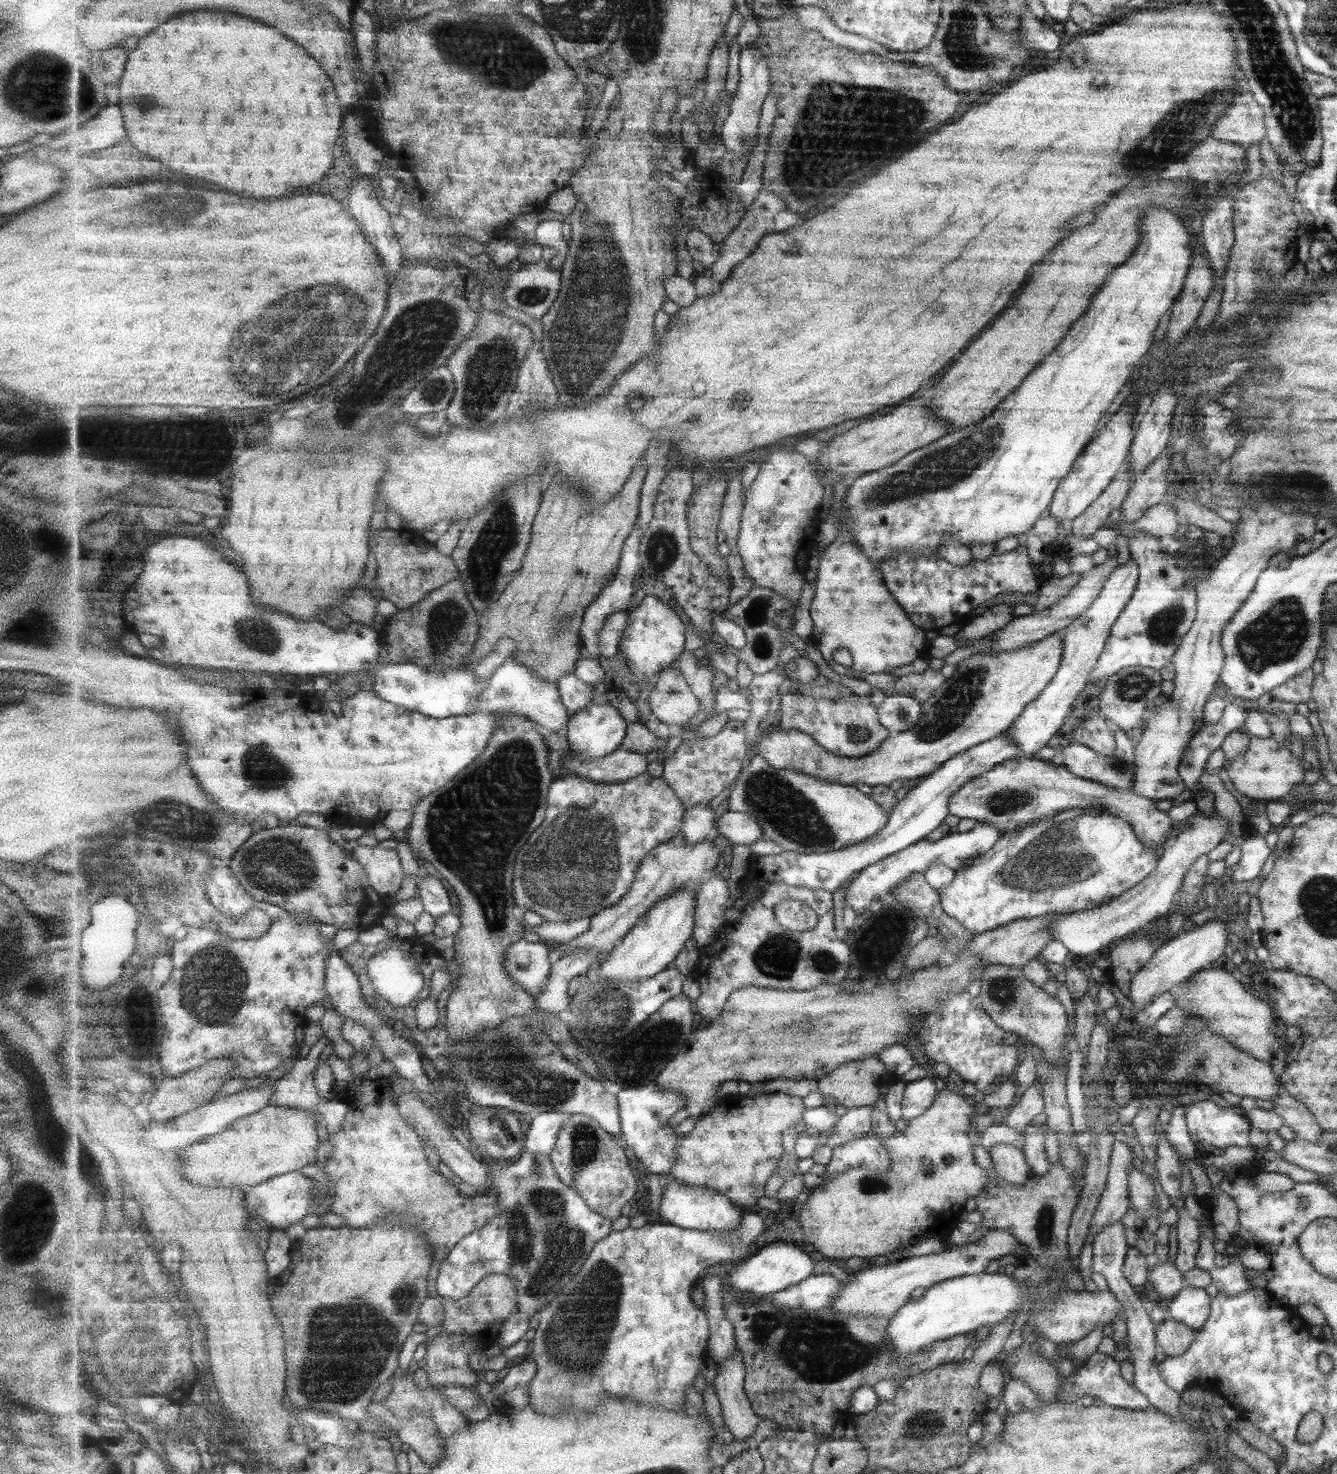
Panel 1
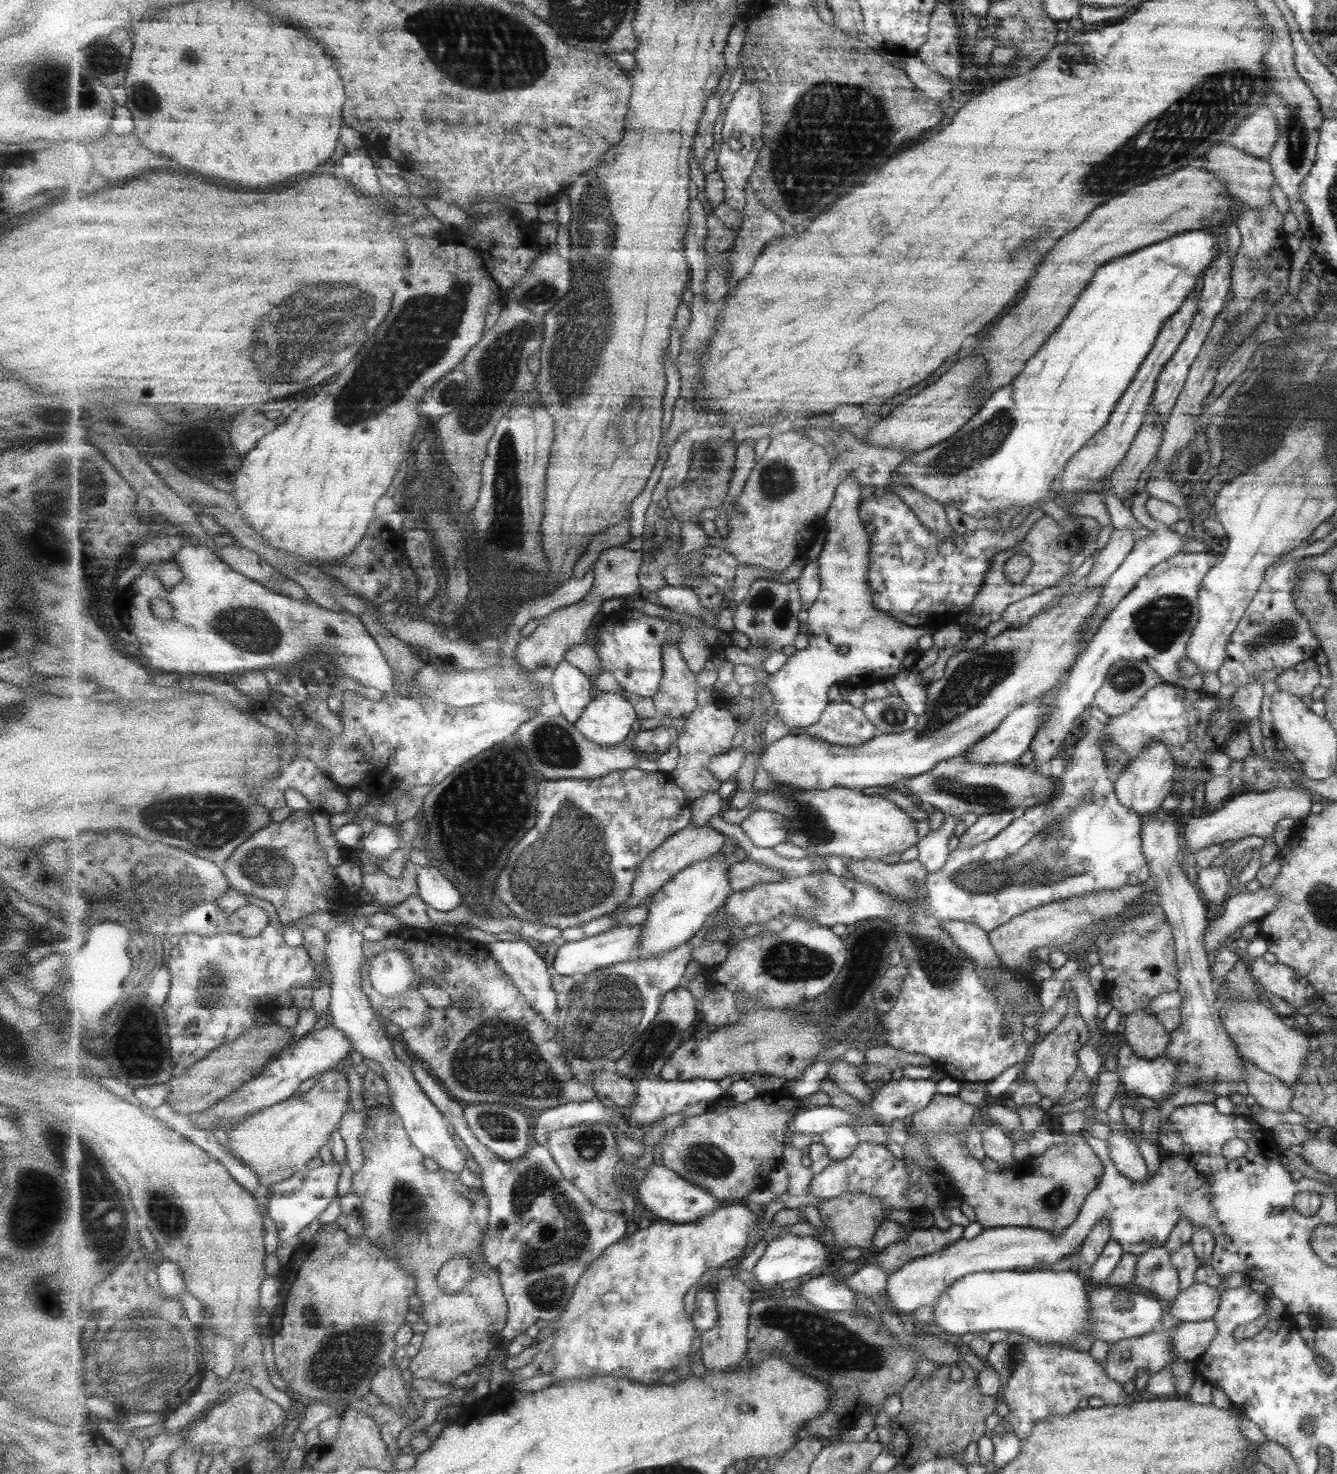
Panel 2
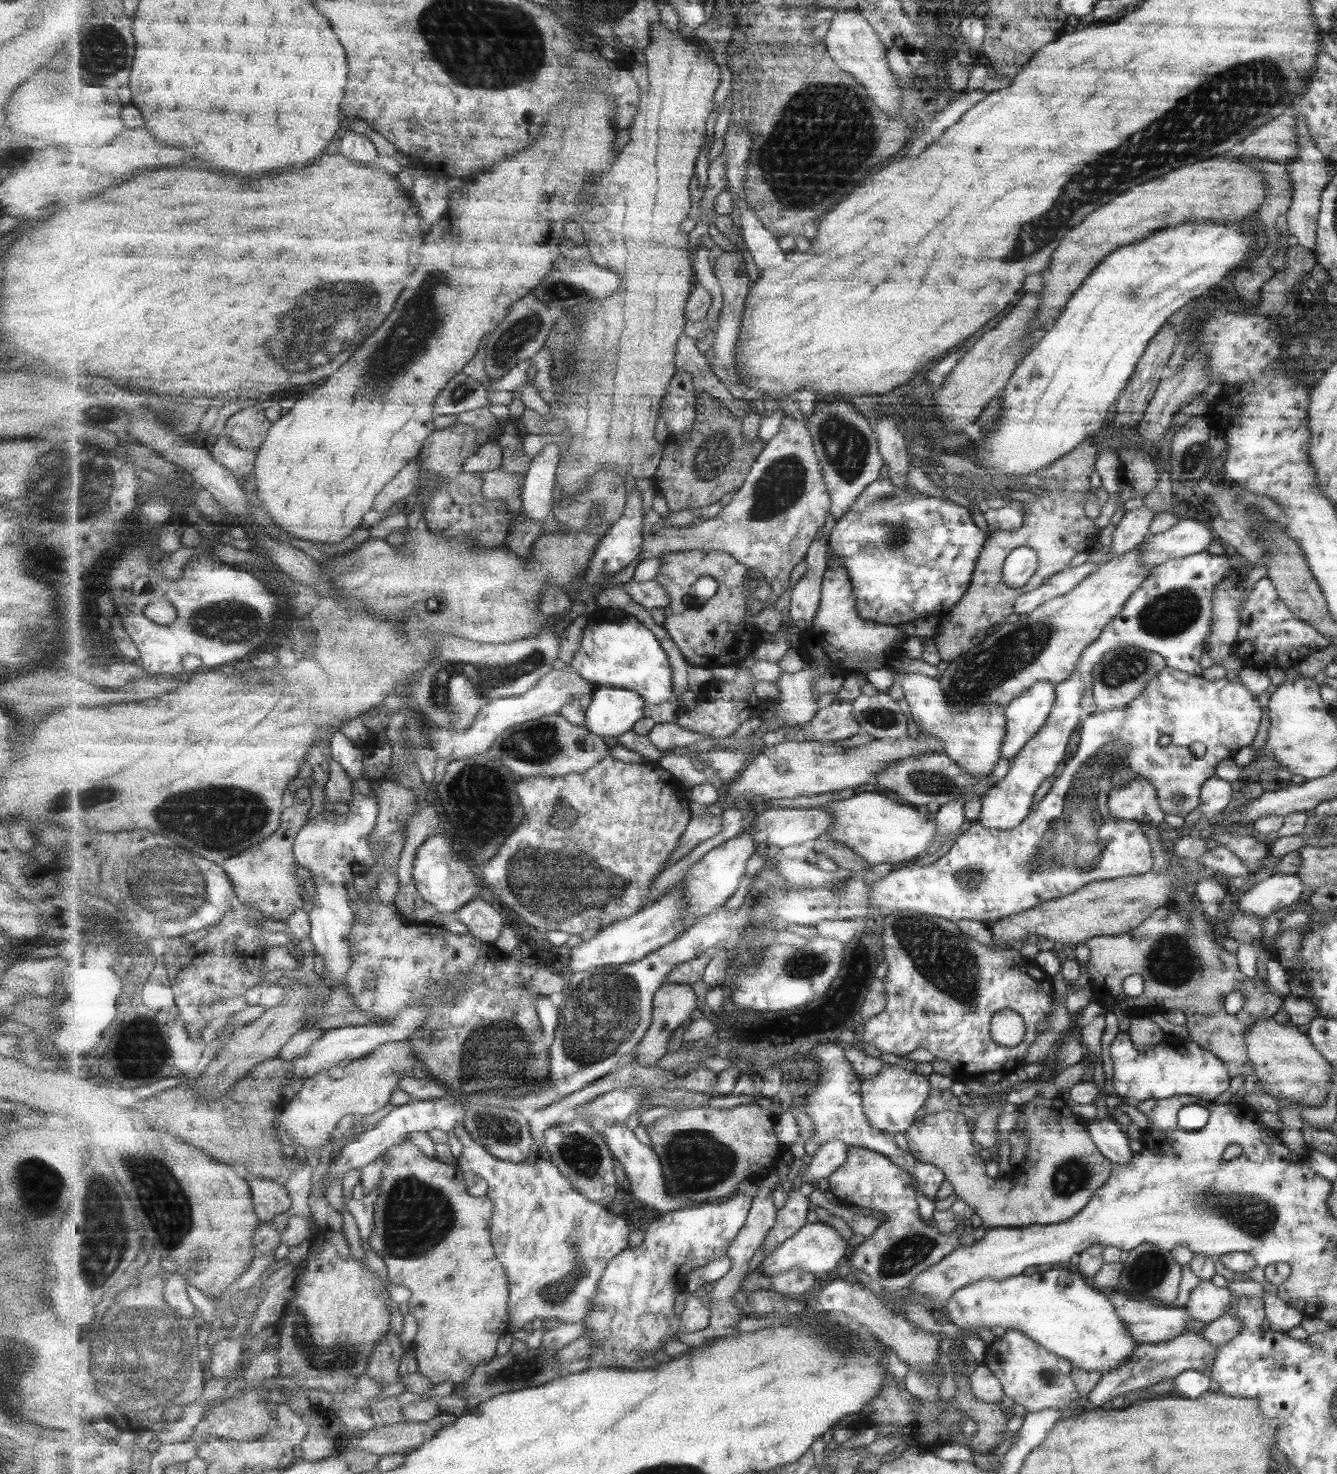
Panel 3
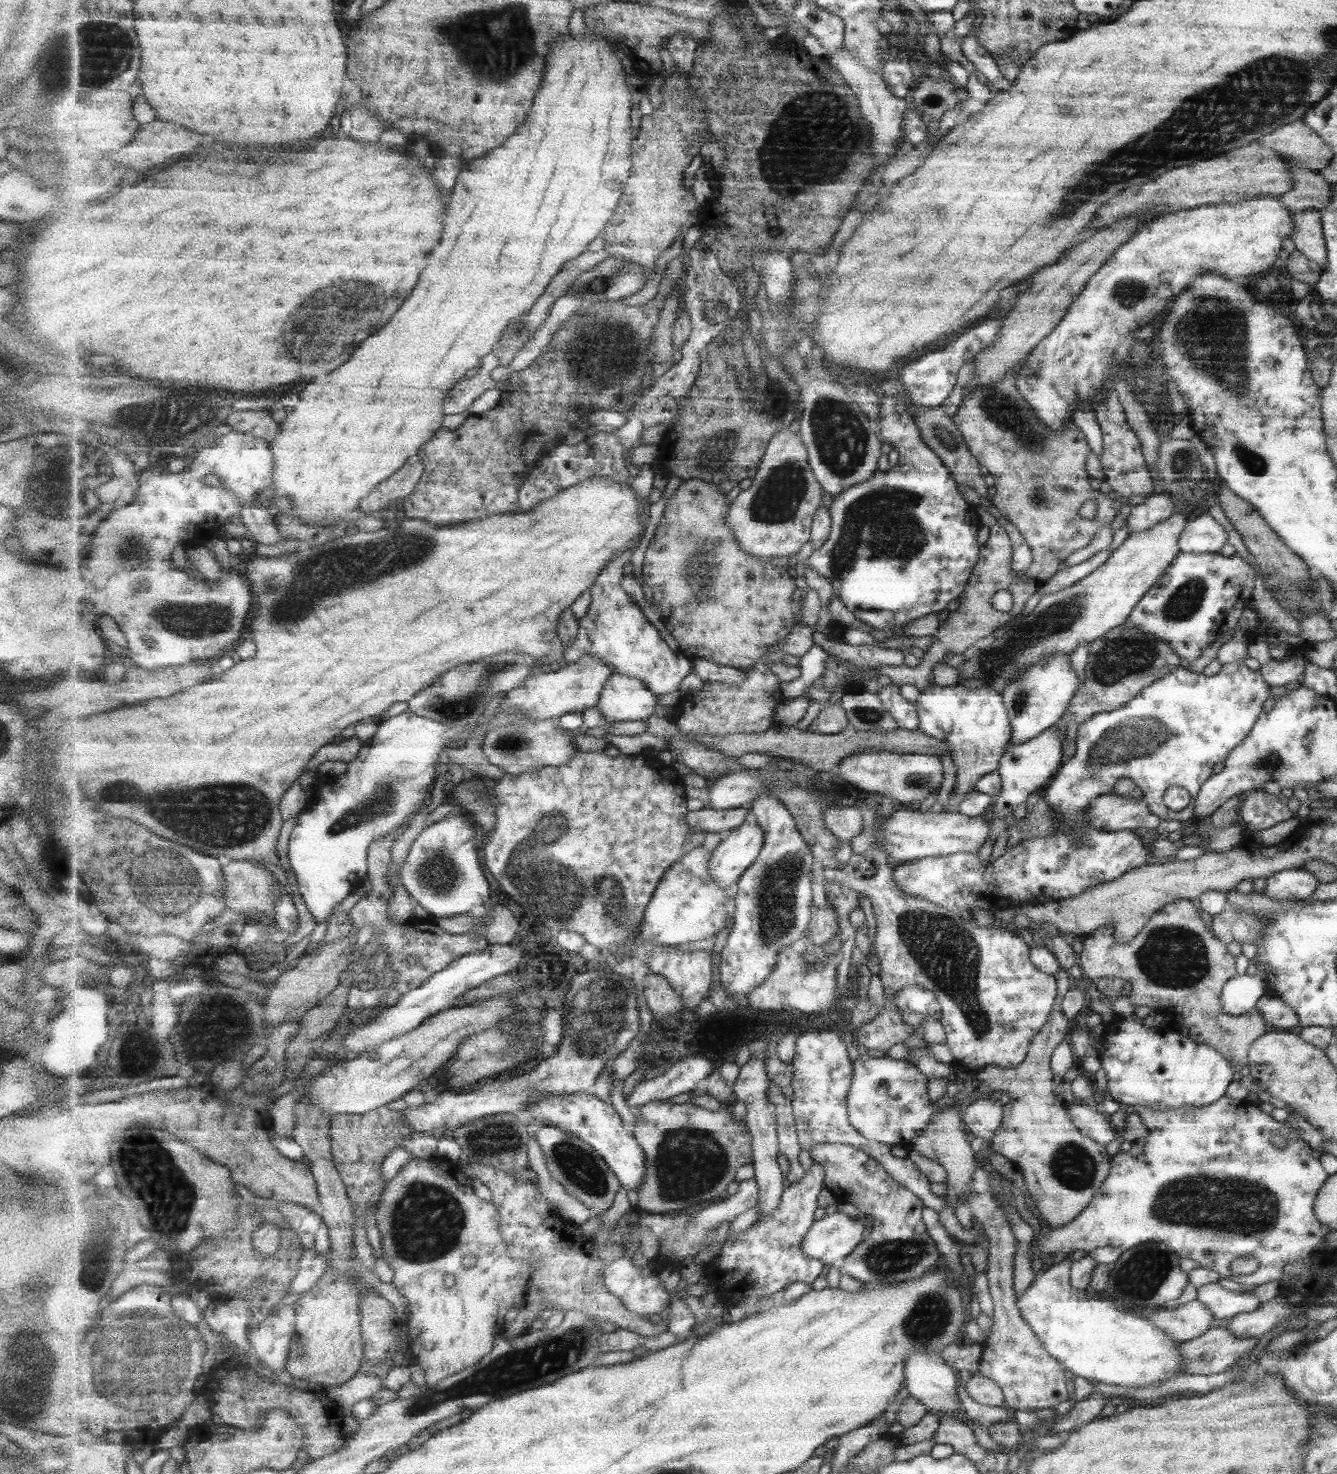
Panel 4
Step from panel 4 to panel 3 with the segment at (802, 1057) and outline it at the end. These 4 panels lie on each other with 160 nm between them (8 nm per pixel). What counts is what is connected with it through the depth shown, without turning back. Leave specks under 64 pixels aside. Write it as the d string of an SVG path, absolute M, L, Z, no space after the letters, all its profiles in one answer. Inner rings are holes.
M819 1043L810 1052L810 1060L816 1070L818 1079L816 1085L806 1094L804 1111L809 1114L814 1124L814 1135L807 1141L807 1154L811 1157L822 1144L830 1140L842 1140L848 1146L865 1147L887 1155L895 1164L903 1167L917 1181L919 1191L933 1201L937 1201L937 1192L941 1184L947 1180L946 1174L939 1167L916 1159L909 1151L897 1146L895 1138L889 1136L874 1126L871 1126L863 1108L862 1078L855 1072L854 1066L847 1060L845 1050L839 1044Z

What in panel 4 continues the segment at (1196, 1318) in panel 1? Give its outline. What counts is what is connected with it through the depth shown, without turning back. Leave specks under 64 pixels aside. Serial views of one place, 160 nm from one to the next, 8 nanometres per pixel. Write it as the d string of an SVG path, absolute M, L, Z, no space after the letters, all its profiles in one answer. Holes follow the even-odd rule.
M1219 1283L1204 1284L1197 1288L1196 1299L1211 1311L1215 1319L1229 1320L1231 1316L1251 1312L1260 1305L1252 1291L1230 1291Z

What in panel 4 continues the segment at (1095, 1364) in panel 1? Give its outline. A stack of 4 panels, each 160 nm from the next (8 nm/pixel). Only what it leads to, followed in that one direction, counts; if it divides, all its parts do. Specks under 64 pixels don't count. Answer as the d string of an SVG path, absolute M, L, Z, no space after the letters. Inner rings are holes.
M984 1163L973 1169L971 1190L969 1194L963 1194L959 1198L955 1212L966 1232L971 1229L971 1220L975 1220L988 1240L987 1266L984 1273L992 1300L993 1322L985 1341L981 1343L982 1349L976 1373L992 1380L1000 1388L1003 1406L1012 1412L1054 1407L1068 1397L1065 1389L1066 1378L1063 1375L1065 1369L1047 1354L1043 1345L1035 1338L1031 1327L1021 1318L1012 1285L1012 1263L1017 1240L1013 1237L1006 1221L1004 1210L995 1203L989 1189L988 1167Z

